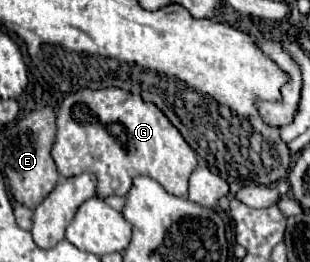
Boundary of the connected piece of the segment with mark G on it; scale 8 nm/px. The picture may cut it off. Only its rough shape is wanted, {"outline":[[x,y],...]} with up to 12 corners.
{"outline":[[67,94],[51,156],[97,196],[187,198],[197,156],[151,102]]}

